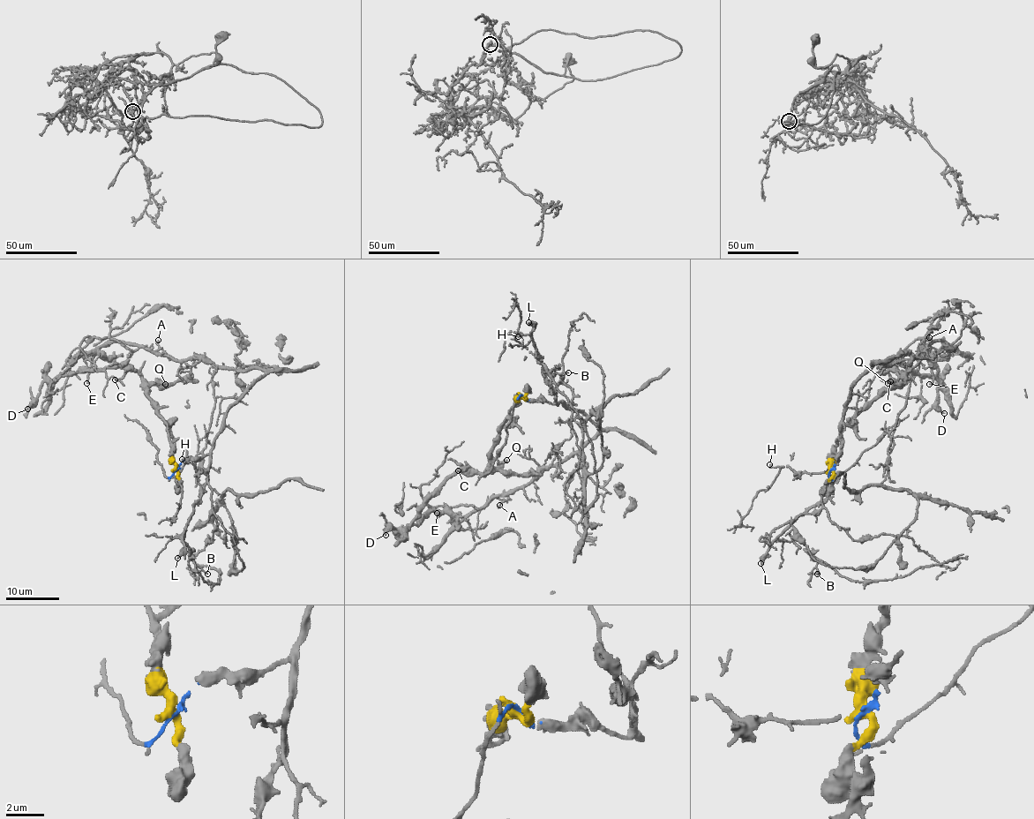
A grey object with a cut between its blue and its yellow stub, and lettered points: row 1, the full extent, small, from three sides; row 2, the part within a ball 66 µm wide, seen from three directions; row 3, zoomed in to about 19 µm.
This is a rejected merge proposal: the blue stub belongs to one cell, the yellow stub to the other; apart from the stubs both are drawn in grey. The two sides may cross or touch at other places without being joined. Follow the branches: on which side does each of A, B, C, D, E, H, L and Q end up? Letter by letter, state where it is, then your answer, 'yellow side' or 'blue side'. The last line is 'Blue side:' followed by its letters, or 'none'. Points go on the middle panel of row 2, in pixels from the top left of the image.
A: (499, 505) | blue side
B: (568, 372) | blue side
C: (458, 470) | yellow side
D: (385, 535) | yellow side
E: (437, 513) | yellow side
H: (518, 336) | blue side
L: (528, 322) | blue side
Q: (506, 460) | yellow side
Blue side: A, B, H, L

